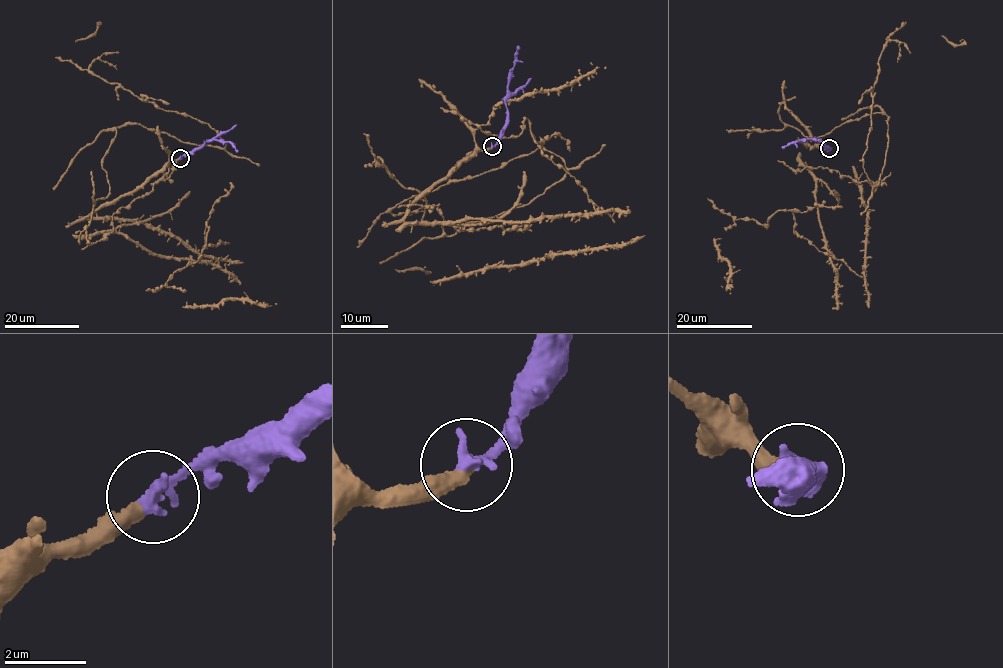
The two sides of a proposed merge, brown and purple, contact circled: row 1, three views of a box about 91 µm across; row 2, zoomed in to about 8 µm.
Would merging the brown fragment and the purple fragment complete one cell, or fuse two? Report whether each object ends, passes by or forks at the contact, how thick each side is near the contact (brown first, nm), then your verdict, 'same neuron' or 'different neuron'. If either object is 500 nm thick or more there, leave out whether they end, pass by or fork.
brown ends there; purple ends there; 280 nm thick on the brown side, 360 nm on the other; same neuron

